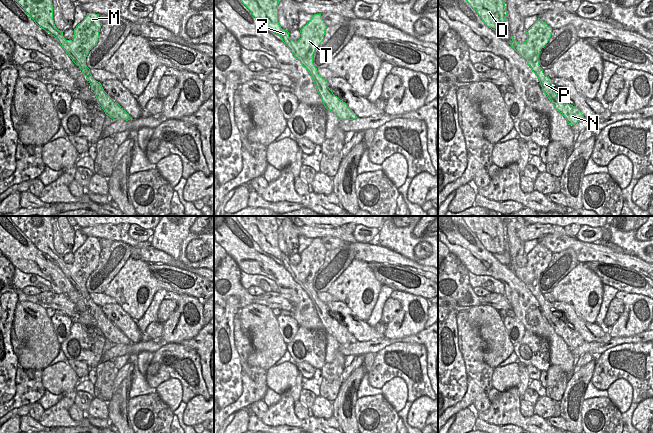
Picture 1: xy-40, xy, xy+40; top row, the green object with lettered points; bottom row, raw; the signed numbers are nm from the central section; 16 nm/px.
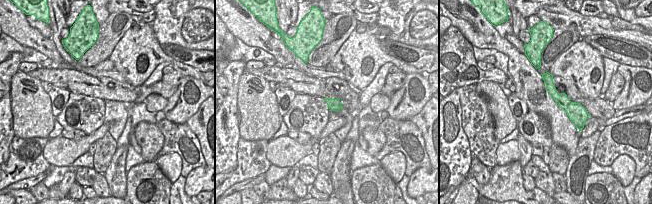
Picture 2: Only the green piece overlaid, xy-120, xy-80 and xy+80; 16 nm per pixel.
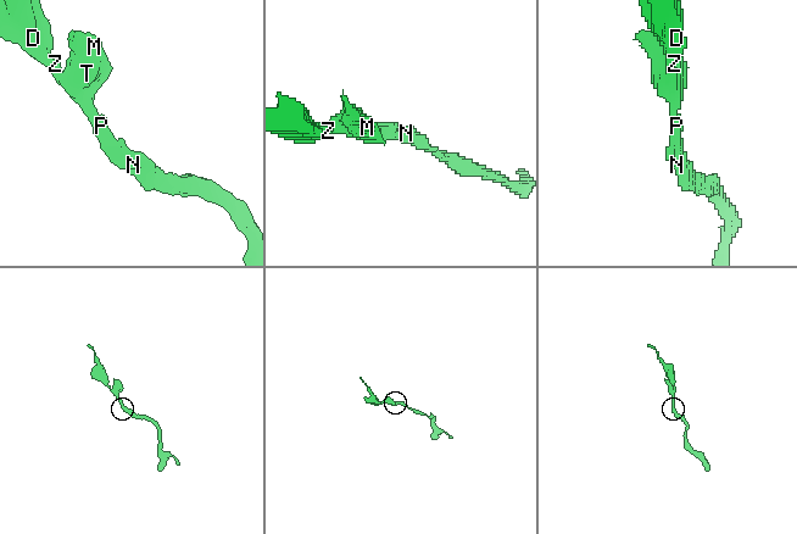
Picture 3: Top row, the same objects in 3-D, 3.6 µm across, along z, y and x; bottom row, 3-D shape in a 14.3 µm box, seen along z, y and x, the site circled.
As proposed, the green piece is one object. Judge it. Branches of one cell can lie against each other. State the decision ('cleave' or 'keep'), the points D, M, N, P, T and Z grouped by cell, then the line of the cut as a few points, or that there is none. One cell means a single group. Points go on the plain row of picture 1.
keep; groups D M N P T Z; cut none

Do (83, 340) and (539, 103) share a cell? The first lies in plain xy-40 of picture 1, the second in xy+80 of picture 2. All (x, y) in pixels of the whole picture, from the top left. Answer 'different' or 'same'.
different

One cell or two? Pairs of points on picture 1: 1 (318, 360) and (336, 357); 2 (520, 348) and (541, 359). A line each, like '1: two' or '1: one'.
1: two
2: one

